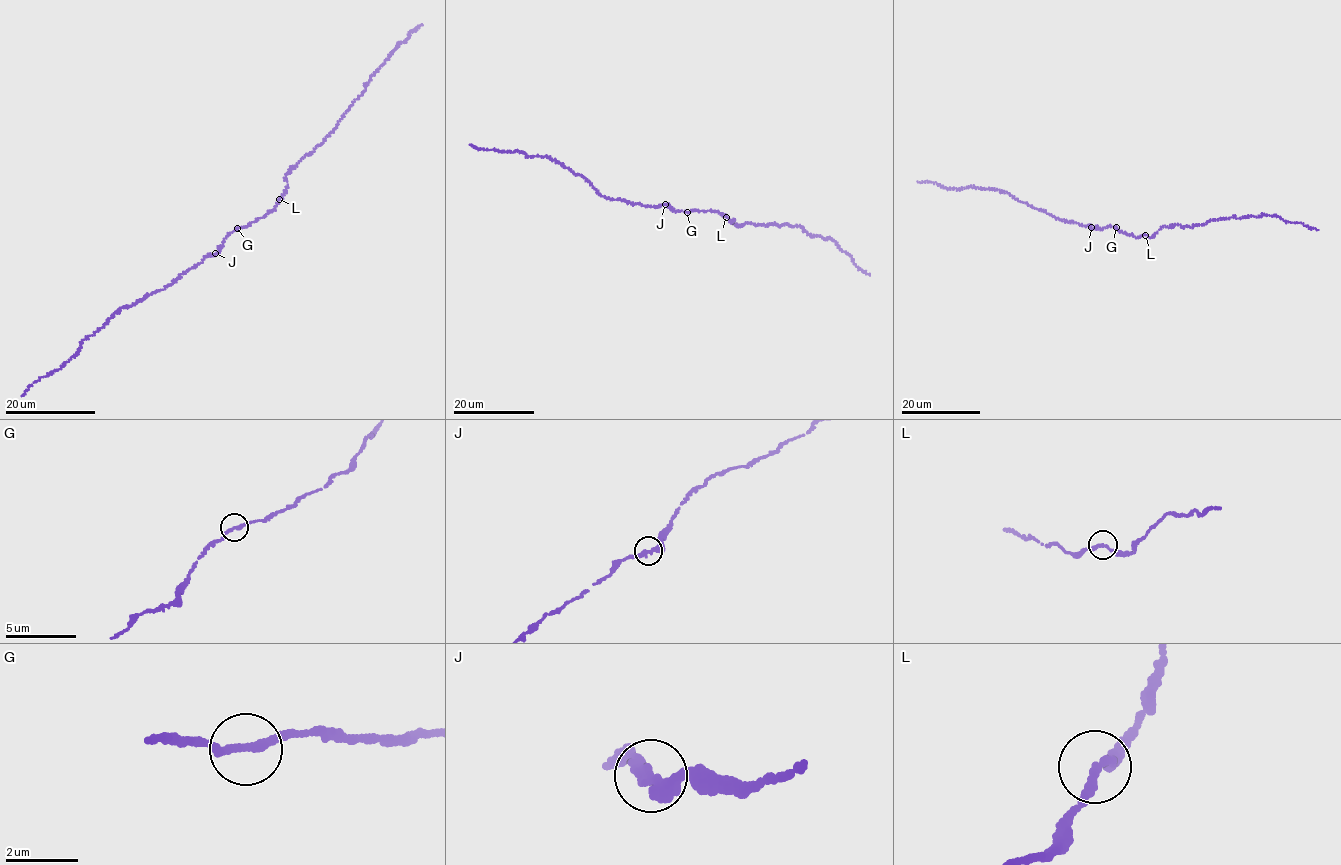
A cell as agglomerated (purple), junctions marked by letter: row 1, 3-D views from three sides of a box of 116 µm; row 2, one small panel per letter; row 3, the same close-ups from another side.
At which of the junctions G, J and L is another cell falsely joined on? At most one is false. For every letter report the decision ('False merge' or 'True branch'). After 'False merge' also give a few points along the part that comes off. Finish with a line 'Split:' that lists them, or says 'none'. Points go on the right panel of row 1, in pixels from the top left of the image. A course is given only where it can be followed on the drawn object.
G: True branch
J: True branch
L: True branch
Split: none

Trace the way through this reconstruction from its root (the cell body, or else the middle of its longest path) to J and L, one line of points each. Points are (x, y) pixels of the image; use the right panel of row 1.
J: (1116, 227), (1091, 227)
L: (1116, 227), (1129, 236), (1145, 235)

